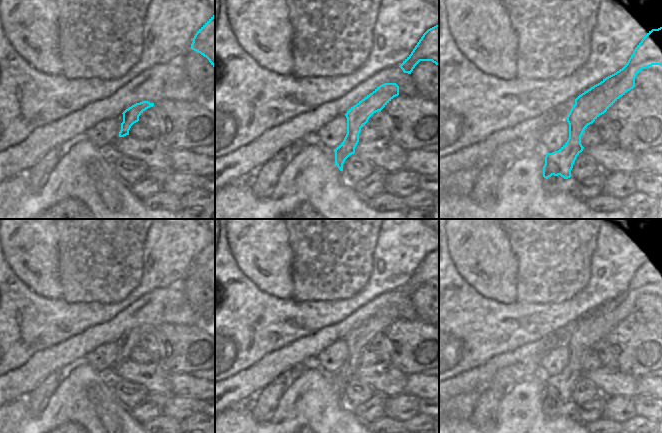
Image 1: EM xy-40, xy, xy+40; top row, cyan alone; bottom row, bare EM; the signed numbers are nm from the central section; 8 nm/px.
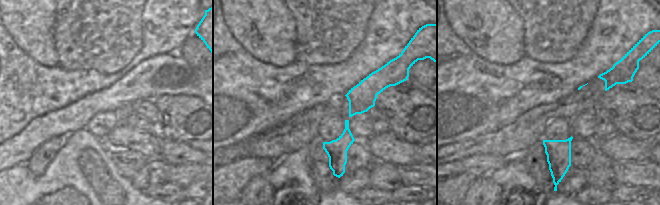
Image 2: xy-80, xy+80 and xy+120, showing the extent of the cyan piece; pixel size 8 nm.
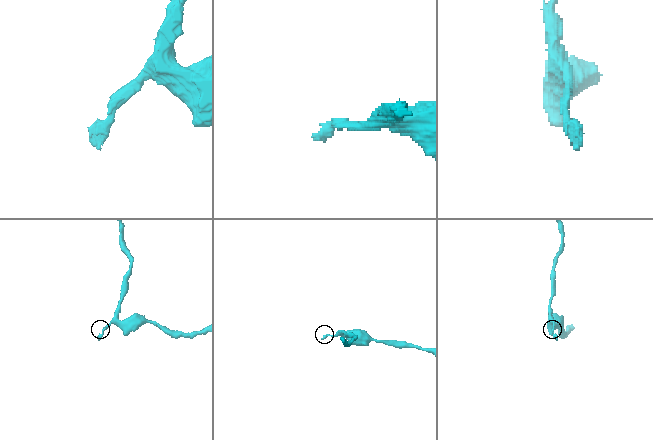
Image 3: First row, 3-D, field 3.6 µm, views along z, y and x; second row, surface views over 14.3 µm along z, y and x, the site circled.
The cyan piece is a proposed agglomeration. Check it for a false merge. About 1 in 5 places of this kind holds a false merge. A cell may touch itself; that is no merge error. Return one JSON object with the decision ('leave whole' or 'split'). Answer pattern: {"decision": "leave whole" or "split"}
{"decision": "leave whole"}

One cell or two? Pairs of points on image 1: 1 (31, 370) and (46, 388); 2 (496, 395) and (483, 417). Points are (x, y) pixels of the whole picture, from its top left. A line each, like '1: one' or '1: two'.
1: two
2: one

